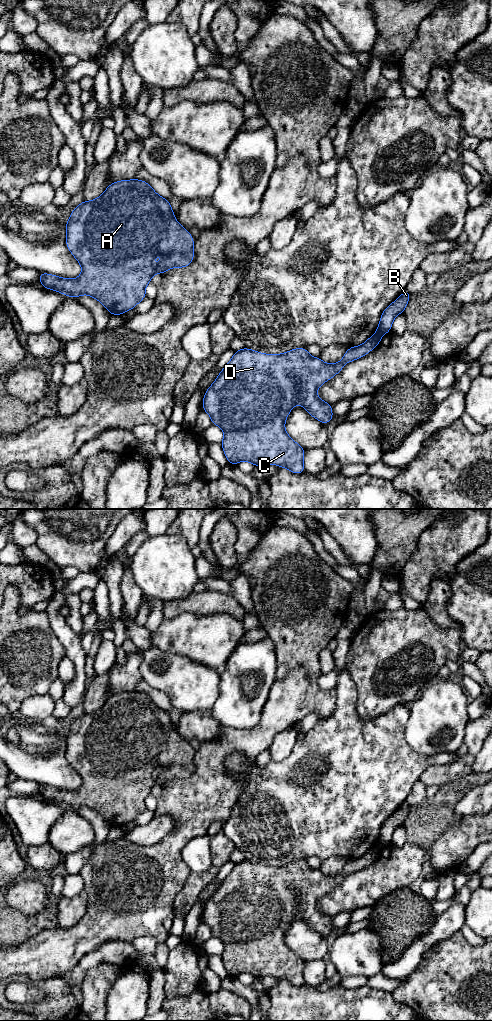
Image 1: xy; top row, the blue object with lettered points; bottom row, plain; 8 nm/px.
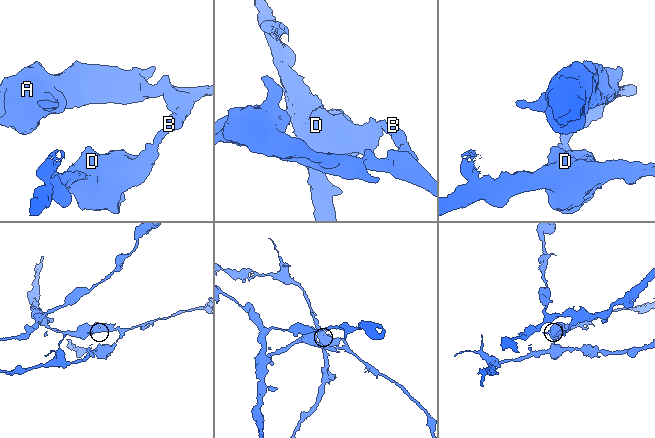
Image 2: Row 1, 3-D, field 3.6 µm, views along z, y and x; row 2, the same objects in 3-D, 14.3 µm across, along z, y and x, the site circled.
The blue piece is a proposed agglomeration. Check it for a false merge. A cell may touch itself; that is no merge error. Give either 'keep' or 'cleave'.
cleave

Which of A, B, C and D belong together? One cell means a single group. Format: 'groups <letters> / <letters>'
groups A B / C D

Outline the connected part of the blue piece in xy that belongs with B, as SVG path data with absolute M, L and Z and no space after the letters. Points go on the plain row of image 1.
M404 803L392 816L384 821L377 839L378 845L385 847L391 842L395 829L400 825L404 825L411 806Z

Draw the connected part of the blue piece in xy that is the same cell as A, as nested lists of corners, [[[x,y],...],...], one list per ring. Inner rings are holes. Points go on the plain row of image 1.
[[[138,691],[116,693],[95,712],[84,712],[71,724],[66,735],[66,747],[66,758],[80,775],[82,785],[76,791],[68,791],[39,784],[41,798],[74,810],[89,807],[101,814],[111,827],[122,827],[134,821],[146,809],[145,800],[155,785],[163,786],[175,779],[188,779],[194,770],[195,752],[177,734],[169,712],[159,708],[146,693]],[[158,766],[164,770],[154,778],[152,773]]]

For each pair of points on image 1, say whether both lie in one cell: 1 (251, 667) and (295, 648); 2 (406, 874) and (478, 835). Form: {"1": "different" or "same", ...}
{"1": "different", "2": "different"}

